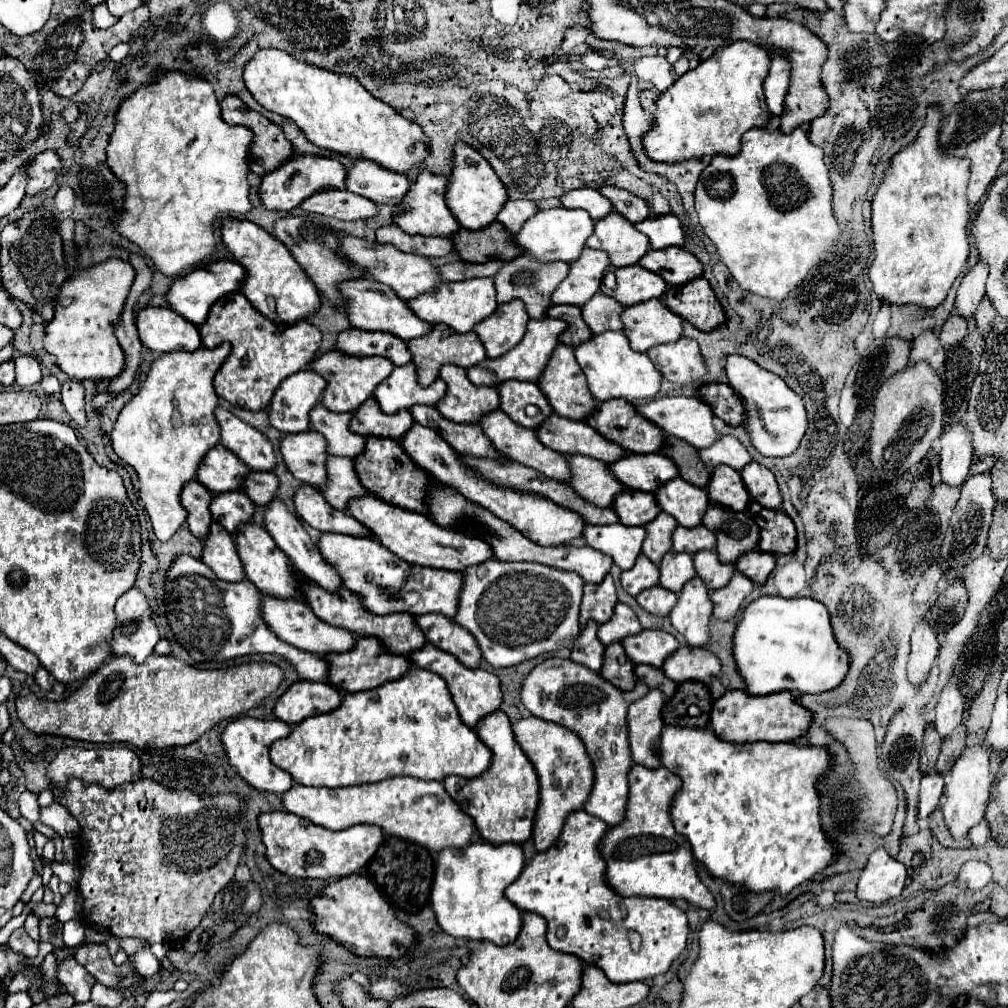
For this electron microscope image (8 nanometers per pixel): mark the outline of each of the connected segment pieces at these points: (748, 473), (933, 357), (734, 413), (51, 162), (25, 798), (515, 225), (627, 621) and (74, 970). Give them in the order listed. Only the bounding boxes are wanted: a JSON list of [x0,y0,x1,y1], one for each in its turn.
[[740,462,782,510],[910,332,946,370],[698,384,744,426],[26,150,62,196],[18,792,40,824],[496,200,538,234],[598,602,642,646],[58,958,96,1002]]

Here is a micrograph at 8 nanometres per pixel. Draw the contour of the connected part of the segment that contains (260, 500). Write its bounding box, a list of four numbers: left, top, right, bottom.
[242,472,278,506]

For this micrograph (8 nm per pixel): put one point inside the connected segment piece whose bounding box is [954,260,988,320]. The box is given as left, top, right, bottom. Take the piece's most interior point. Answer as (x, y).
(971, 291)

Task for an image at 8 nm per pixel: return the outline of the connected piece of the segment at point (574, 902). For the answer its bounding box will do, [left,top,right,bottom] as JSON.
[504,810,686,982]

